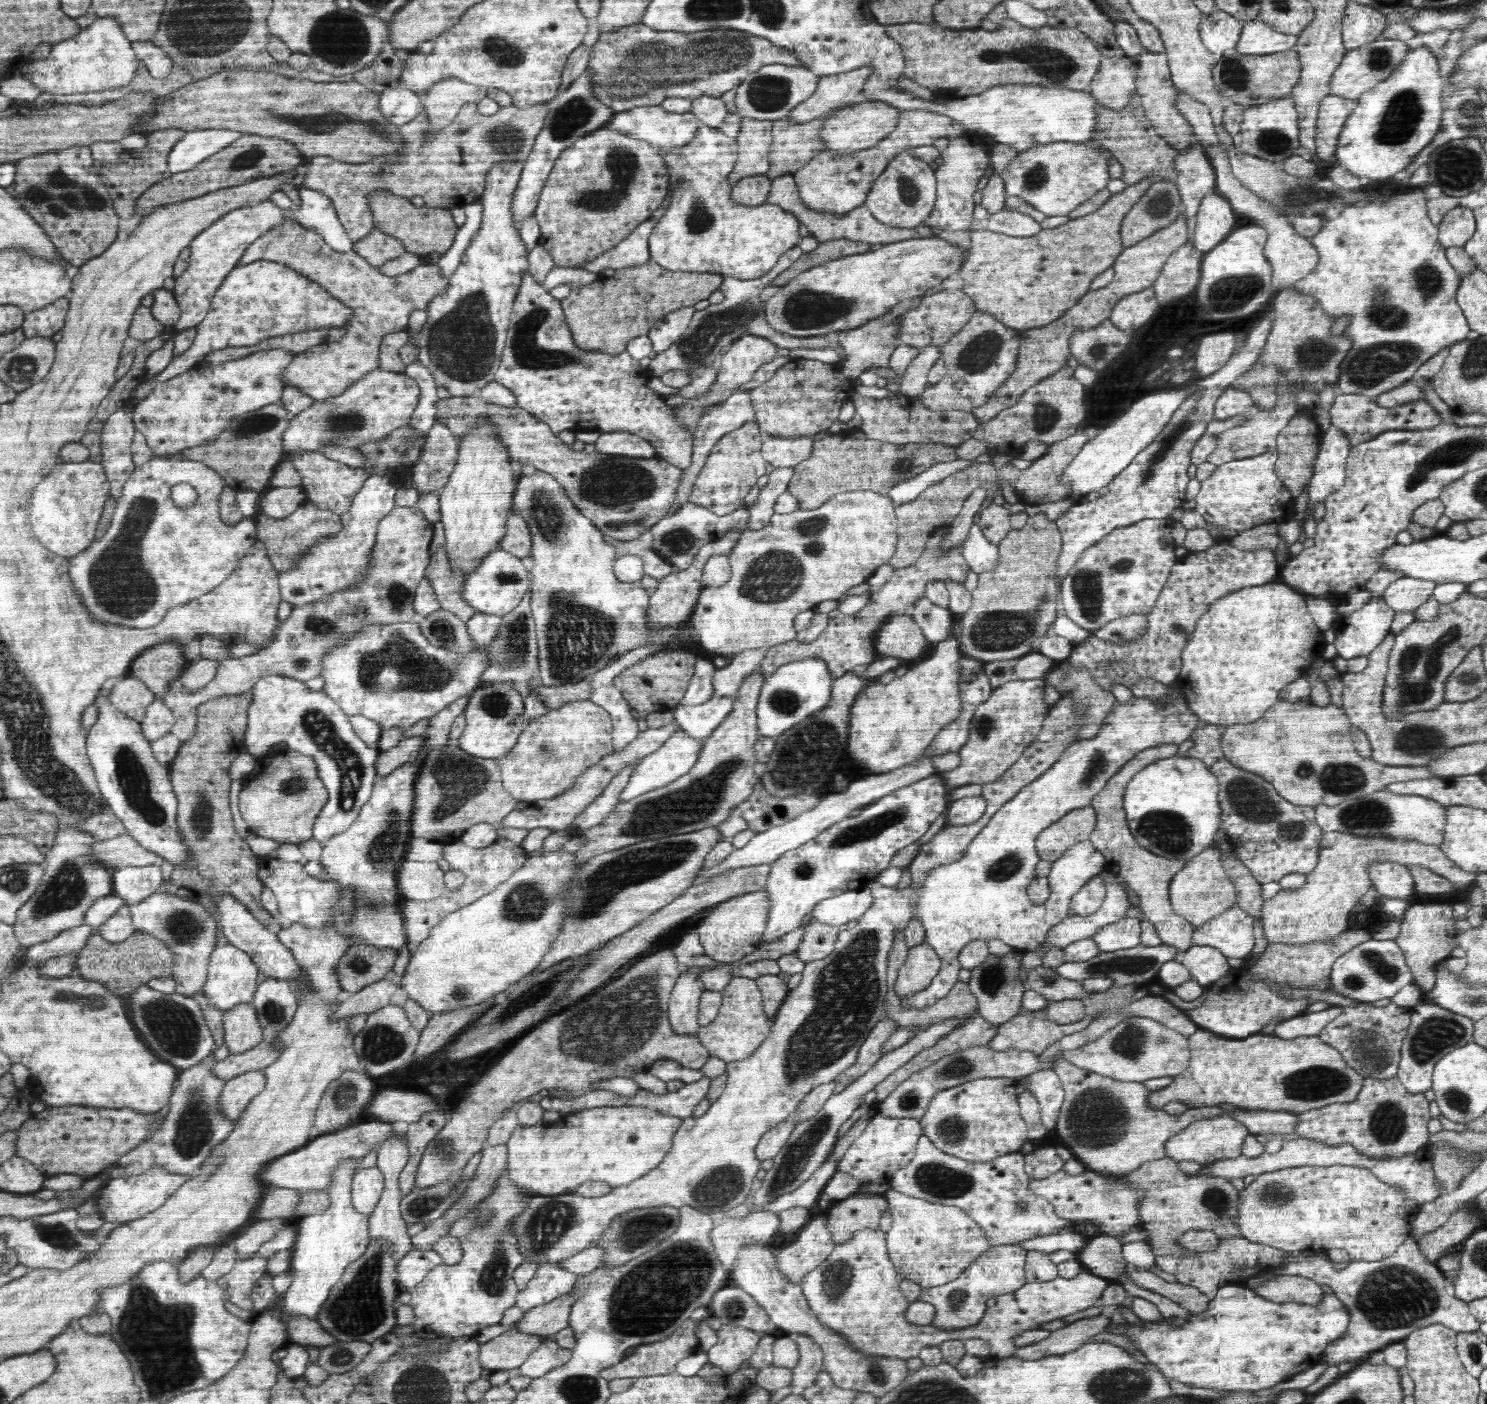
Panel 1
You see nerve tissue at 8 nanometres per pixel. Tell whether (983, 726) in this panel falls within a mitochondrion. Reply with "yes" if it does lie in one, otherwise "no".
yes

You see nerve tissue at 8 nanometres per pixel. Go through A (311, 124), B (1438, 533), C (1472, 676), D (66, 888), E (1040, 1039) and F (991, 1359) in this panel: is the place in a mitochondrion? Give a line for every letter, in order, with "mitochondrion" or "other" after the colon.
A: mitochondrion
B: other
C: mitochondrion
D: mitochondrion
E: other
F: other

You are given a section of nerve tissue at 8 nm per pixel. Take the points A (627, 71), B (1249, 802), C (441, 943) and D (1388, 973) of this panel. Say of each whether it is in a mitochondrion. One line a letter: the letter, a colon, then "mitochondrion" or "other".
A: mitochondrion
B: mitochondrion
C: other
D: mitochondrion

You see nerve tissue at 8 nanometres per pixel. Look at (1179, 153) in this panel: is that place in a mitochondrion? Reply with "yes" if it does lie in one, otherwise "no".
no

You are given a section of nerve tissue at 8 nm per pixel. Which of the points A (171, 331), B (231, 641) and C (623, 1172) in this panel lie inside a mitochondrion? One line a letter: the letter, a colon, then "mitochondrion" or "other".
A: other
B: other
C: other

